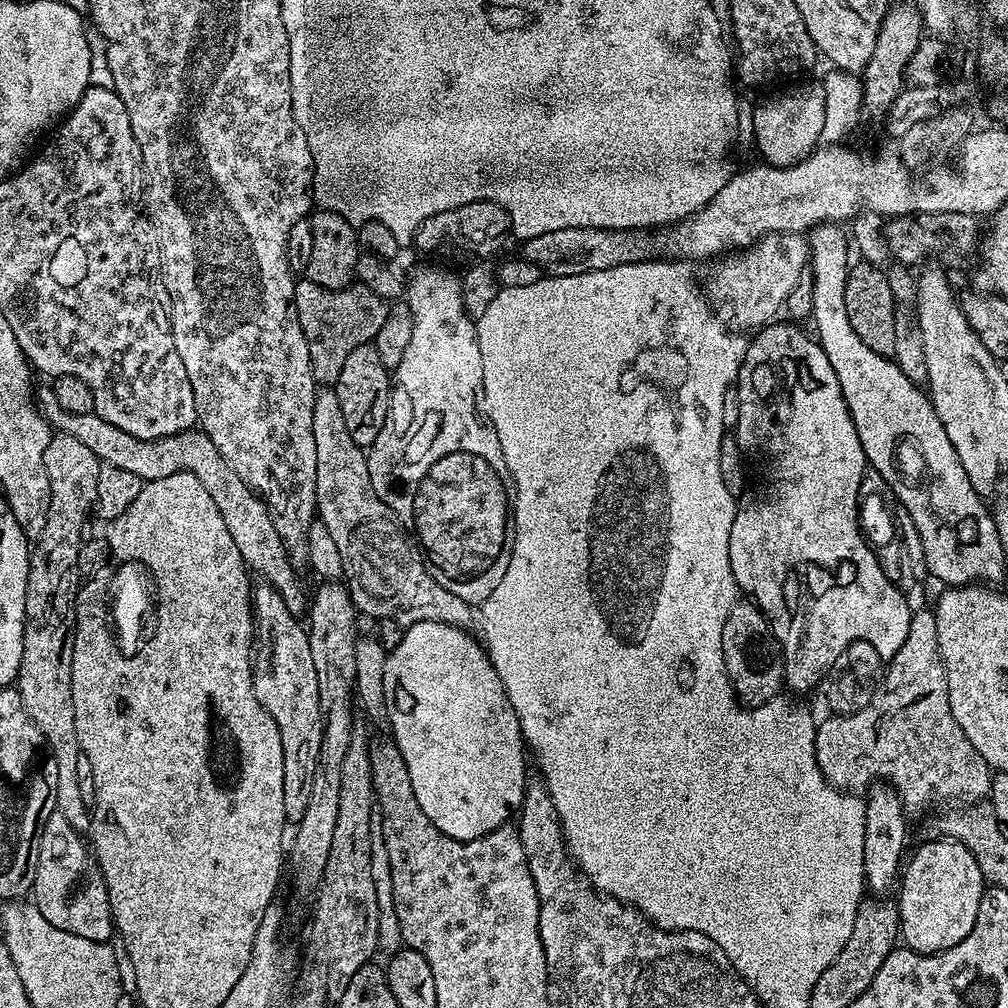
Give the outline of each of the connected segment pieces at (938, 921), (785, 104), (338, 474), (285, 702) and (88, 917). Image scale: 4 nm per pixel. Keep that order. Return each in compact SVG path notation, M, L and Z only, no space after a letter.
M951 838L928 840L916 853L907 857L898 884L900 902L900 935L903 943L915 952L931 954L958 946L978 918L978 902L982 902L986 881L974 854Z
M823 83L796 84L777 96L768 96L752 112L756 144L769 165L798 164L816 151L824 135L826 117Z
M328 386L317 391L314 402L314 450L318 450L318 520L334 538L338 554L342 554L346 584L357 609L365 616L375 616L377 621L394 618L405 626L425 620L471 629L478 620L477 613L472 613L473 605L458 598L458 594L450 594L429 574L427 563L419 555L412 556L413 545L395 514L378 498L370 482L365 449L350 438L342 406L338 406L335 391Z
M262 582L262 590L252 594L254 621L254 663L252 685L258 702L278 722L278 735L282 738L282 802L284 815L289 821L299 822L310 803L310 790L314 783L314 770L318 770L318 754L324 741L324 711L318 698L318 673L314 670L314 657L310 654L310 638L301 617L286 606L282 594L271 583Z
M52 810L45 815L36 837L38 854L36 855L36 866L32 870L34 882L30 900L40 911L42 918L50 922L50 926L58 926L58 930L66 930L66 934L78 934L78 938L90 938L95 944L103 944L111 941L111 936L114 936L112 907L104 875L100 873L85 837L83 840L80 836L83 835L74 826L70 826L70 822L66 822L62 813Z

